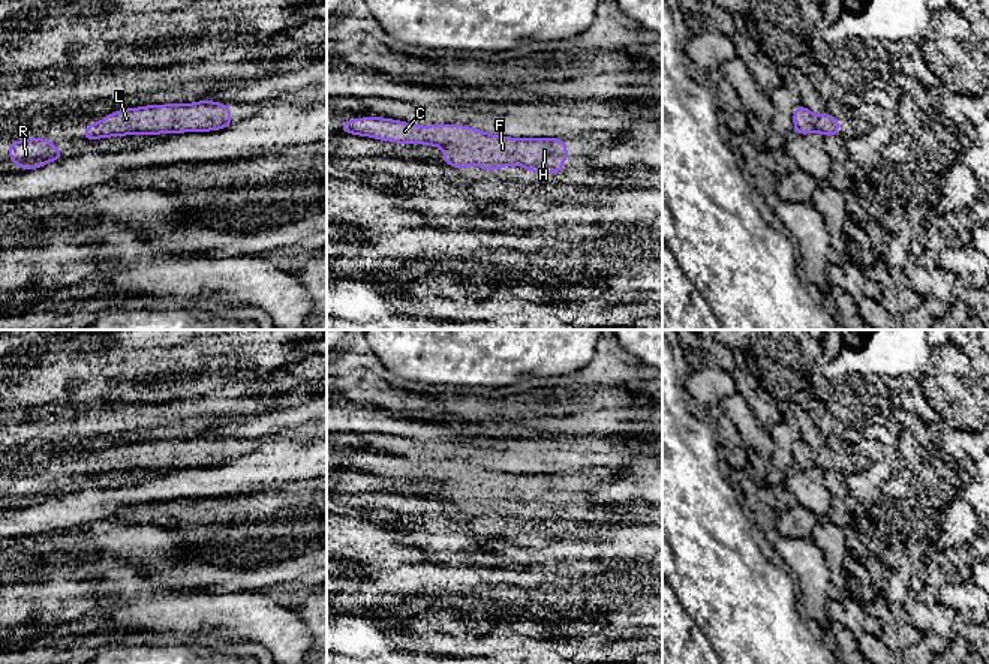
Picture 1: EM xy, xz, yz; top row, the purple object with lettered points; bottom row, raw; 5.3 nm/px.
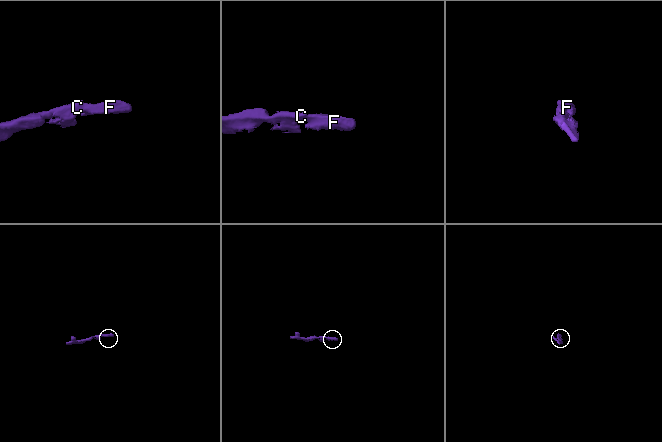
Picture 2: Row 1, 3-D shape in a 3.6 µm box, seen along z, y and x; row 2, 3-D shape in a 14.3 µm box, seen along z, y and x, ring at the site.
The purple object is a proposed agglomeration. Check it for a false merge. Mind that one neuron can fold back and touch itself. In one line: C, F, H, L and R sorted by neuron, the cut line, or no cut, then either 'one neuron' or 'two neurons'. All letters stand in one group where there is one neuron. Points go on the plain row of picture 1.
C F H L R; no cut; one neuron

